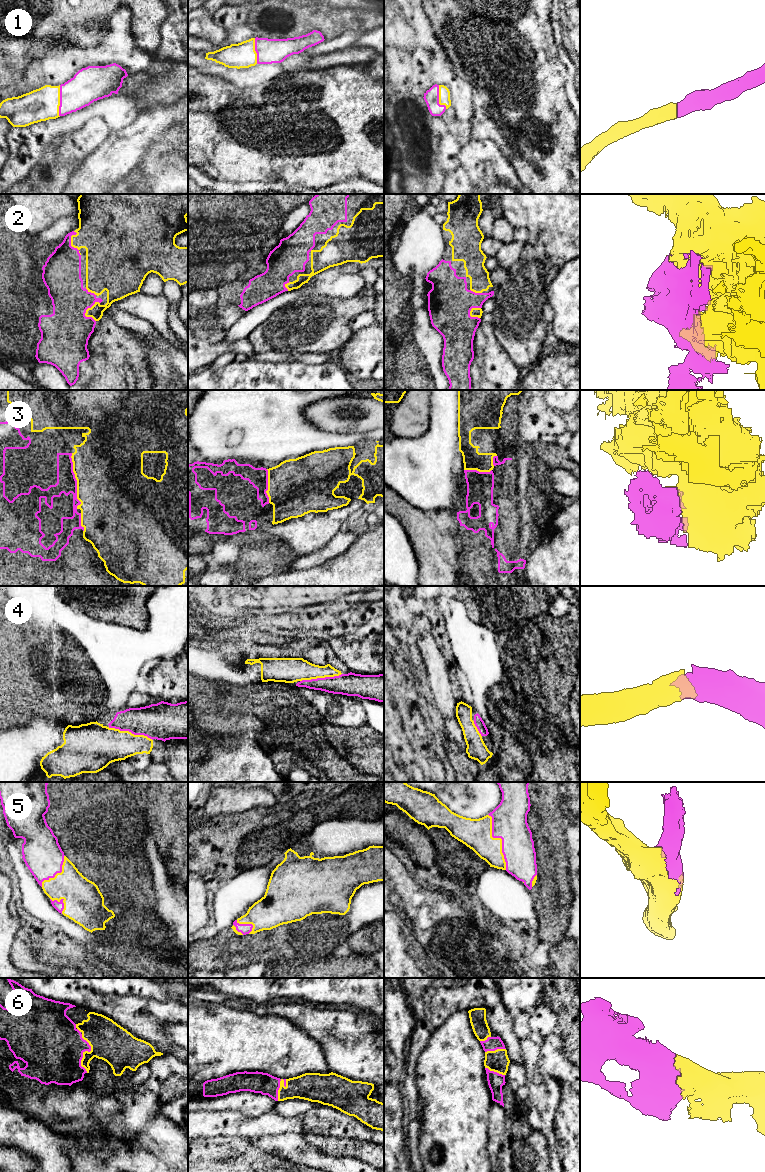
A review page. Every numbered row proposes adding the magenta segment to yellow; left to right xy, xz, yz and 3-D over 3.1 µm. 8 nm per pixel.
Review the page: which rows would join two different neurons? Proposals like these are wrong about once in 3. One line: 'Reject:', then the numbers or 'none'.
Reject: 3

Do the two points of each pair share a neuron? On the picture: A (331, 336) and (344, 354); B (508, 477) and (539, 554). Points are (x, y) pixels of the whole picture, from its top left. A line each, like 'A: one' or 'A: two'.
A: two
B: two

